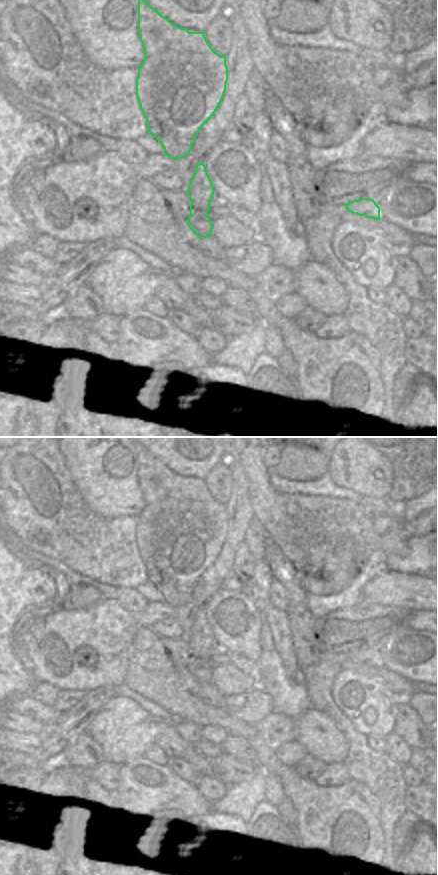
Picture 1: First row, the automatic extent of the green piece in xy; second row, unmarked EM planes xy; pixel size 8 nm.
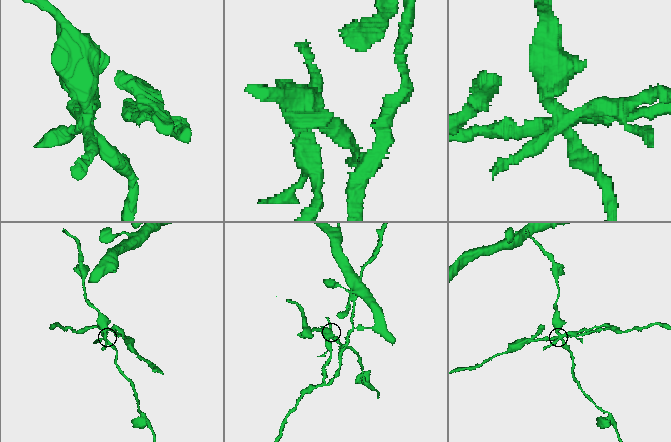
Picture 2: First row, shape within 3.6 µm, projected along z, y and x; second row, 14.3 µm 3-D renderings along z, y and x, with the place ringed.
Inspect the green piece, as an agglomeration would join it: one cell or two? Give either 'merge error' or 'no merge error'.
merge error

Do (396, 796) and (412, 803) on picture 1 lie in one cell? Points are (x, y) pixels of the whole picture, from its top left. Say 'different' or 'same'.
different

